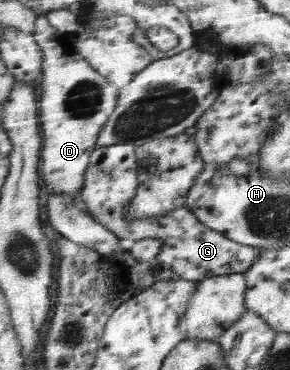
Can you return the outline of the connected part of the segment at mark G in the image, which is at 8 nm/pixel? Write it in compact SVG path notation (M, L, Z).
M131 142L113 144L98 148L92 154L91 164L86 174L85 186L82 192L82 200L86 202L88 210L92 212L95 219L103 223L115 234L118 234L128 244L135 244L135 242L146 238L160 238L163 240L163 243L165 243L163 252L154 261L154 275L155 278L159 278L157 282L175 278L200 282L216 276L229 276L230 274L249 272L254 267L260 252L259 248L241 244L231 237L225 236L225 233L209 228L208 224L203 224L202 220L199 220L199 217L189 207L172 210L160 217L145 217L142 219L128 217L126 208L131 206L133 199L137 196L138 188L139 158L137 158L137 145Z

